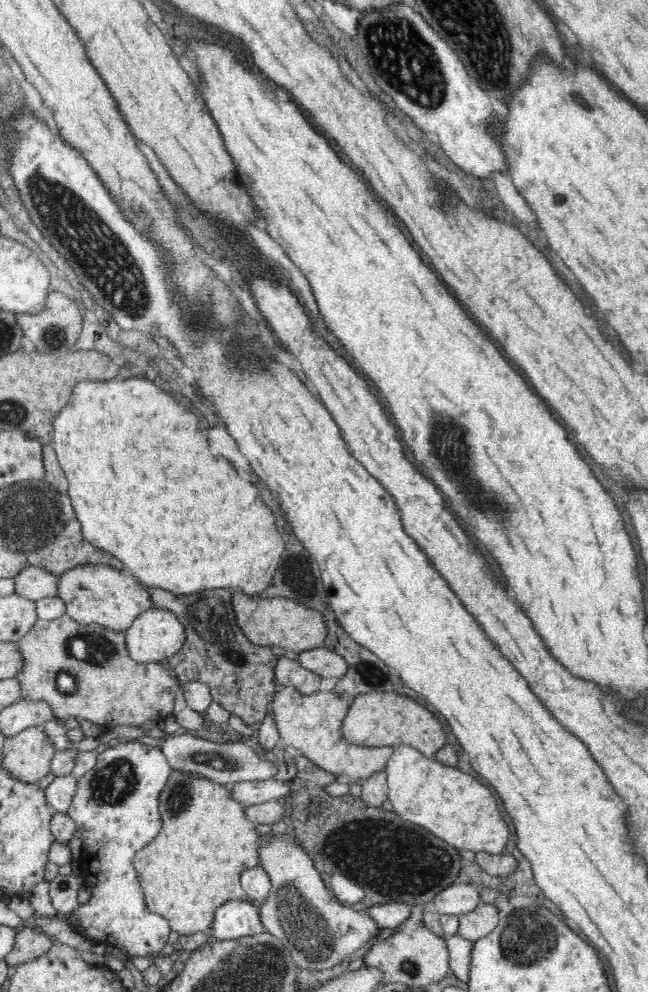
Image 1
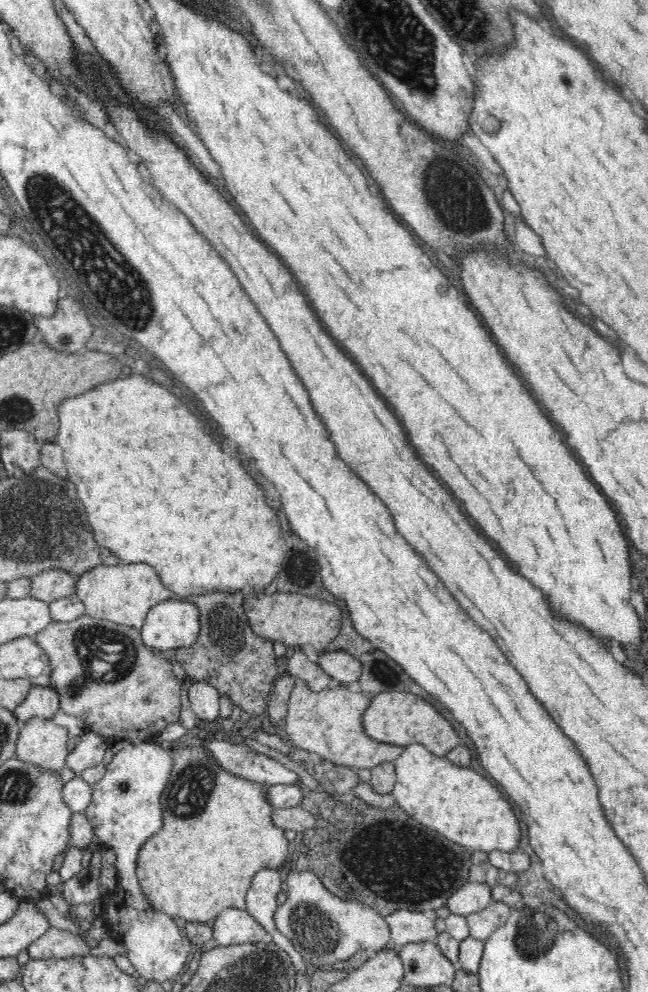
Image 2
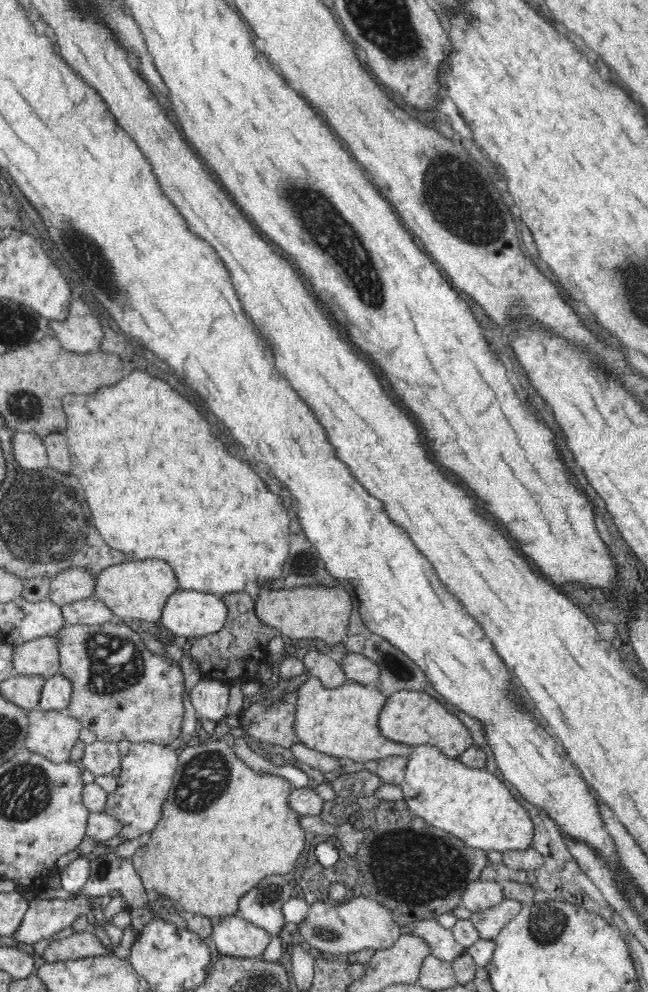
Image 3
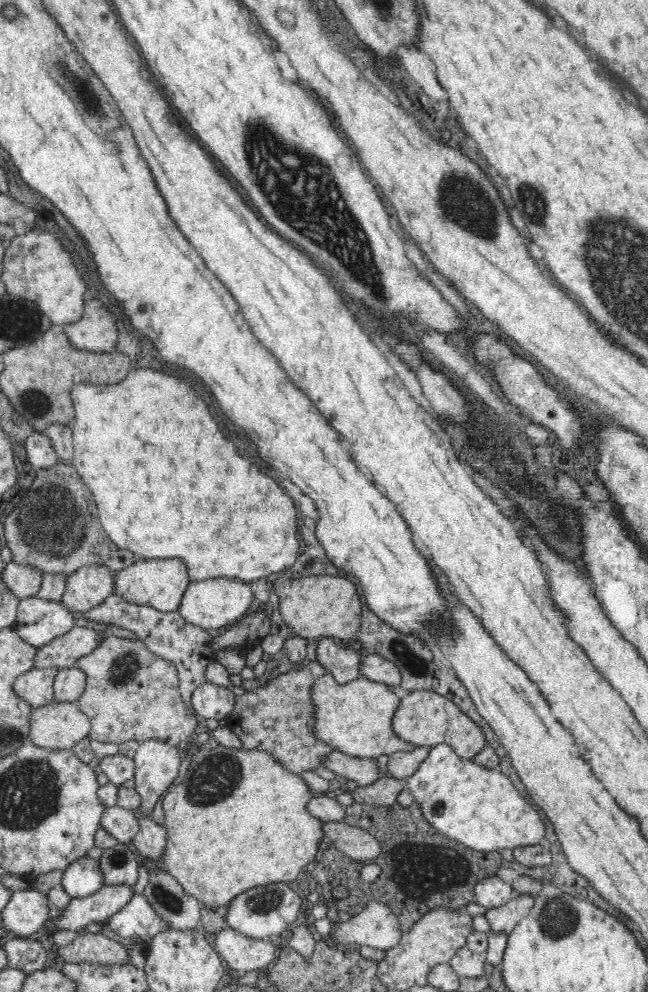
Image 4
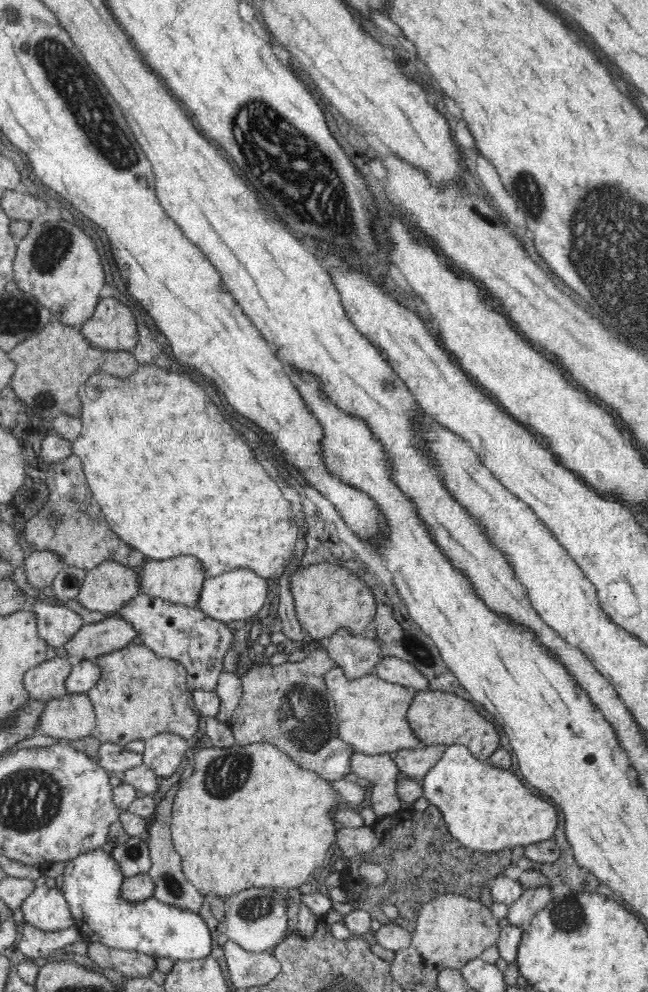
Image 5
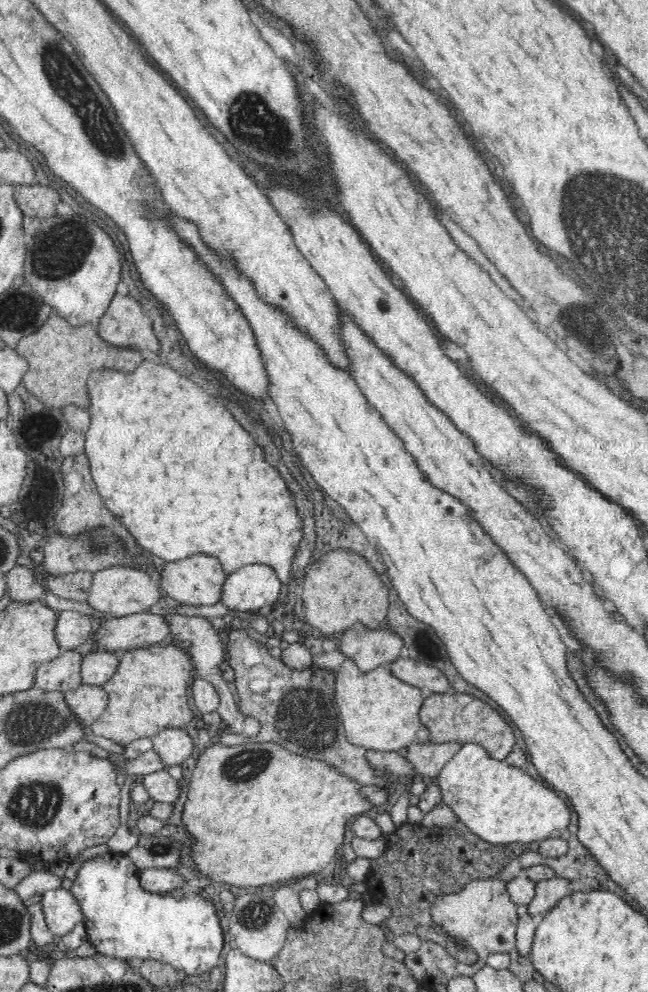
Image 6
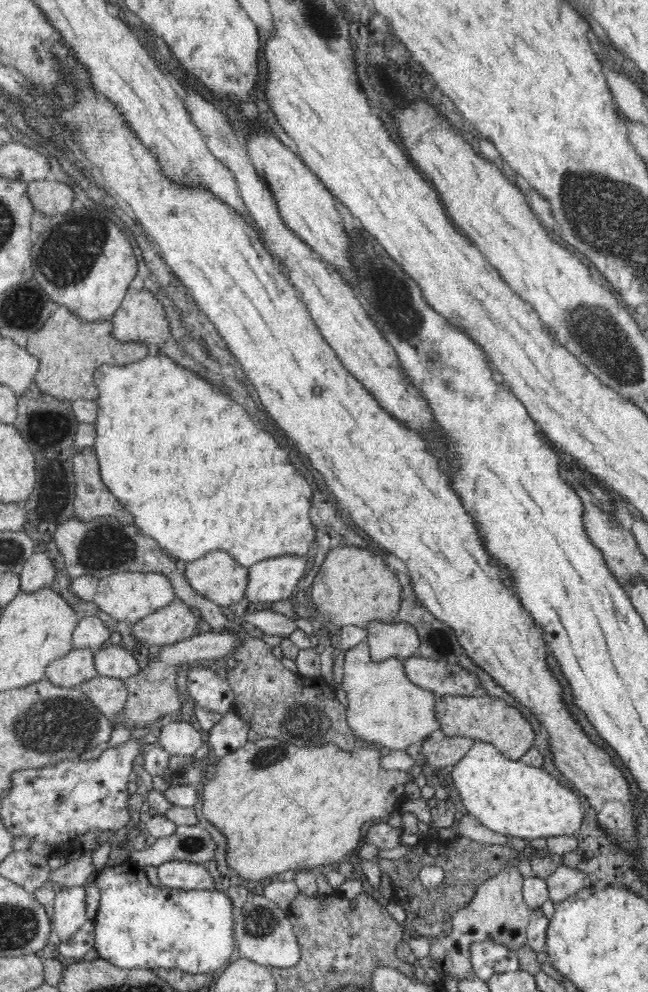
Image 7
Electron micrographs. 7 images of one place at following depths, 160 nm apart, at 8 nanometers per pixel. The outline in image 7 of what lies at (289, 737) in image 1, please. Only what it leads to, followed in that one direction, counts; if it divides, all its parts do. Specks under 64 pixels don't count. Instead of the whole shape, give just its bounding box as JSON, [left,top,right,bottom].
[343,641,440,750]

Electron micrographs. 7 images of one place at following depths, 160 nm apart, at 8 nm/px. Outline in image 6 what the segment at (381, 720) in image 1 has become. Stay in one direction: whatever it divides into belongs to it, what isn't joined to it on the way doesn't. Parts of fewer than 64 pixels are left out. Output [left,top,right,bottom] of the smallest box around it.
[418,691,516,761]

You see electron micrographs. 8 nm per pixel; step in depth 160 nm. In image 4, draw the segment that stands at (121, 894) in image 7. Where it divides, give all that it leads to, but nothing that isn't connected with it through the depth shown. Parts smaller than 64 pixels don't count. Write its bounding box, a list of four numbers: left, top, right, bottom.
[61,858,171,942]

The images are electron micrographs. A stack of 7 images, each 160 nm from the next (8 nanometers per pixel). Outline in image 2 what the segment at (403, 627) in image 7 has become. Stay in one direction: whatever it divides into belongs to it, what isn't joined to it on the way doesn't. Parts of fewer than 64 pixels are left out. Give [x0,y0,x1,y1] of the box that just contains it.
[287,649,333,692]

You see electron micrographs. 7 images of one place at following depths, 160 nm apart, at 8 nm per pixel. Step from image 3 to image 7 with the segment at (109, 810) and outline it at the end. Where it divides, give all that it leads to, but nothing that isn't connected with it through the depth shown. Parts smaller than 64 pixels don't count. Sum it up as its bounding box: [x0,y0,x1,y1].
[156,720,203,756]

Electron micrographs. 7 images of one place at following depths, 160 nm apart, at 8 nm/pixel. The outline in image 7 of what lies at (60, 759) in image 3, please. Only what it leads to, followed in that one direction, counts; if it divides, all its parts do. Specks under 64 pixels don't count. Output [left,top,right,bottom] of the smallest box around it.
[77,676,128,717]

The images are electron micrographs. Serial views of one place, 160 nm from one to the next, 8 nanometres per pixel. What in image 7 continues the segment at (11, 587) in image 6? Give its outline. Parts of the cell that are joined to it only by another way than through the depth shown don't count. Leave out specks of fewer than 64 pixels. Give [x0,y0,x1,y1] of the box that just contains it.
[18,551,58,592]

